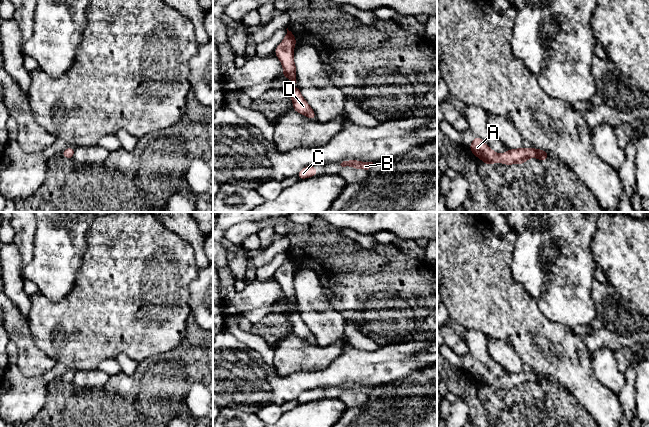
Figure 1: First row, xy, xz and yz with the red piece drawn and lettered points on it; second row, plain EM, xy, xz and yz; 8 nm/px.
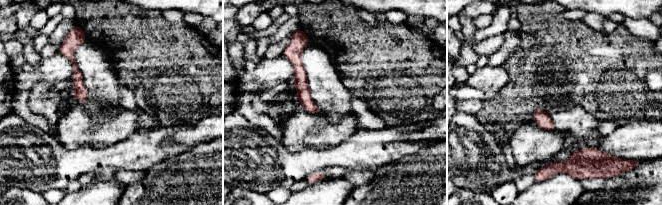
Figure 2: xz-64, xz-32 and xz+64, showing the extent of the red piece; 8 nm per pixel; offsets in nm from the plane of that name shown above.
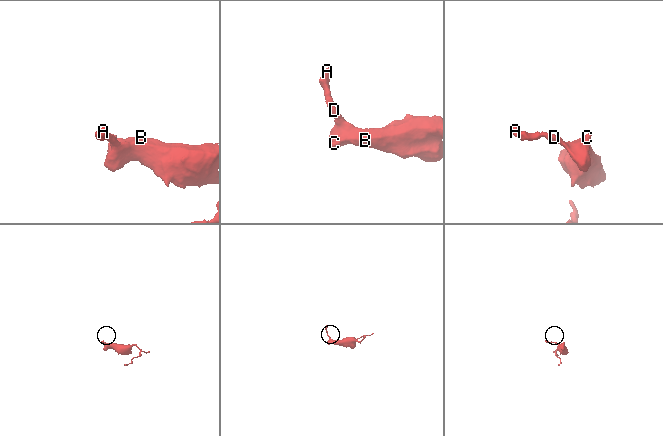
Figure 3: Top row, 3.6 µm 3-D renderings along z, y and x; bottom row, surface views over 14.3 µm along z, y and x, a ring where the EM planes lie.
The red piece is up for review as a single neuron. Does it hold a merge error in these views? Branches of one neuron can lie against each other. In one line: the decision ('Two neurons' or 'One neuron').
One neuron

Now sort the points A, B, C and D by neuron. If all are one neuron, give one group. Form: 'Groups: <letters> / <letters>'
Groups: A B C D

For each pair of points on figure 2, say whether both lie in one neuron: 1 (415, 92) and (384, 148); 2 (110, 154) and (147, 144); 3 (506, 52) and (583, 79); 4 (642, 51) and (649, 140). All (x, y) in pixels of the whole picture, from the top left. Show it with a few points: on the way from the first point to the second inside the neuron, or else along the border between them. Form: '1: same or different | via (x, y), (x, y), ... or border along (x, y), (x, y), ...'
1: different | border along (419, 123), (398, 124), (387, 127)
2: same | via (119, 154), (138, 152)
3: different | border along (520, 45), (502, 64)
4: different | border along (651, 120), (636, 120), (624, 125)

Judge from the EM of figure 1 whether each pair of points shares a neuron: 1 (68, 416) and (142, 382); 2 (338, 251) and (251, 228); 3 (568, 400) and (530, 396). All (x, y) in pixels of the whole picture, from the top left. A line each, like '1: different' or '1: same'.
1: same
2: different
3: same

